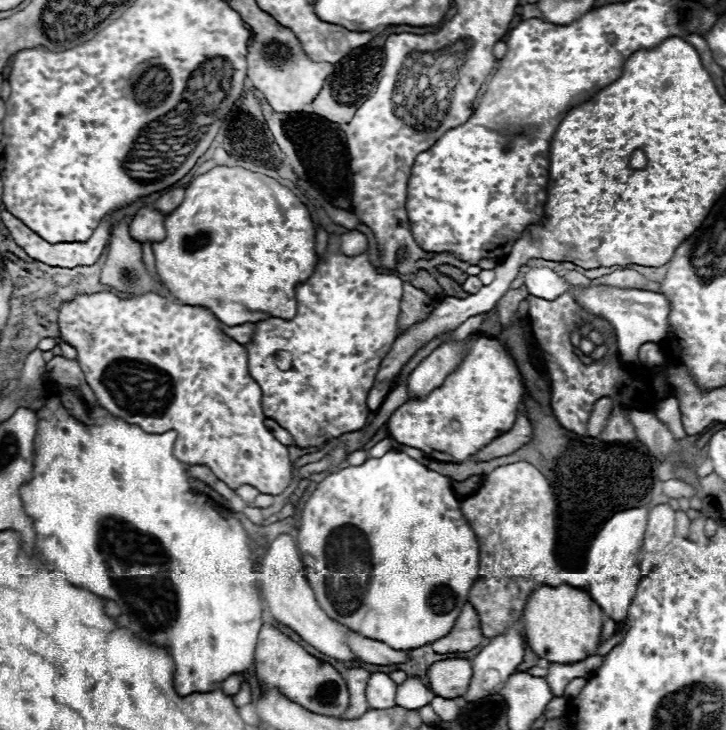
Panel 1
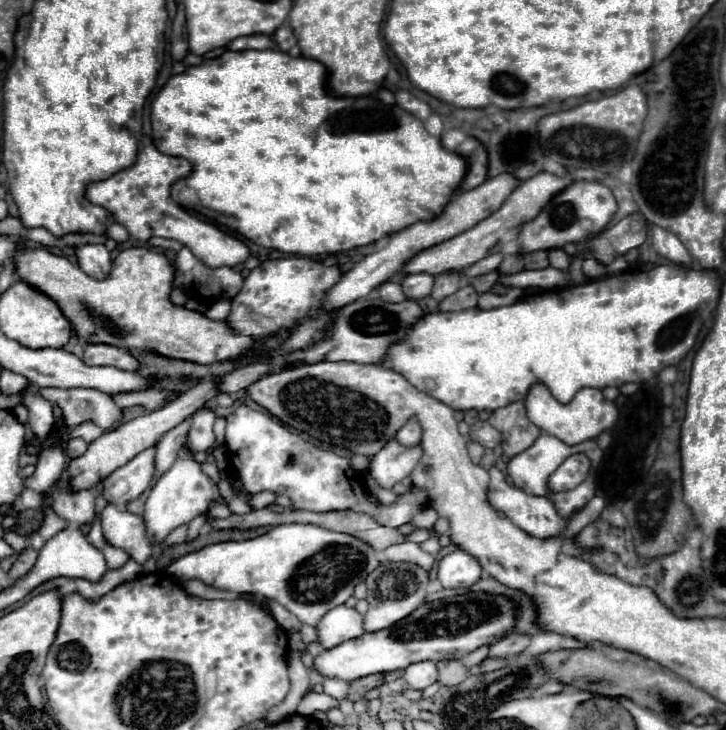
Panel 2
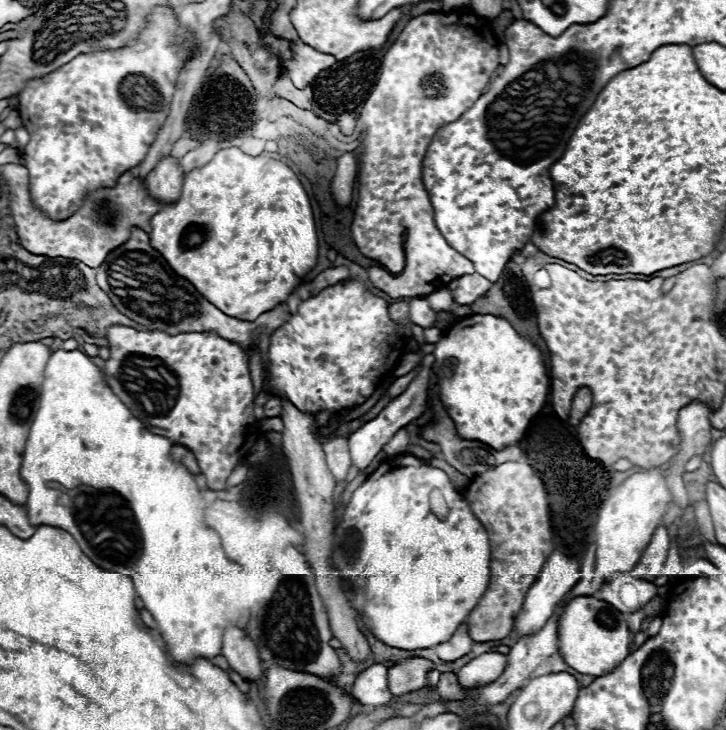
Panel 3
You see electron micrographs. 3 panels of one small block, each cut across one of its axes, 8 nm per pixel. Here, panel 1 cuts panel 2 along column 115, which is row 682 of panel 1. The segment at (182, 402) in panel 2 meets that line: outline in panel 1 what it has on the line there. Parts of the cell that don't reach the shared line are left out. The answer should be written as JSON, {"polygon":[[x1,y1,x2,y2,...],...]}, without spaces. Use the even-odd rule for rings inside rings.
{"polygon":[[464,658,440,660,428,668,428,688,442,698,454,700,466,694,466,686,470,686,472,678,472,662]]}

